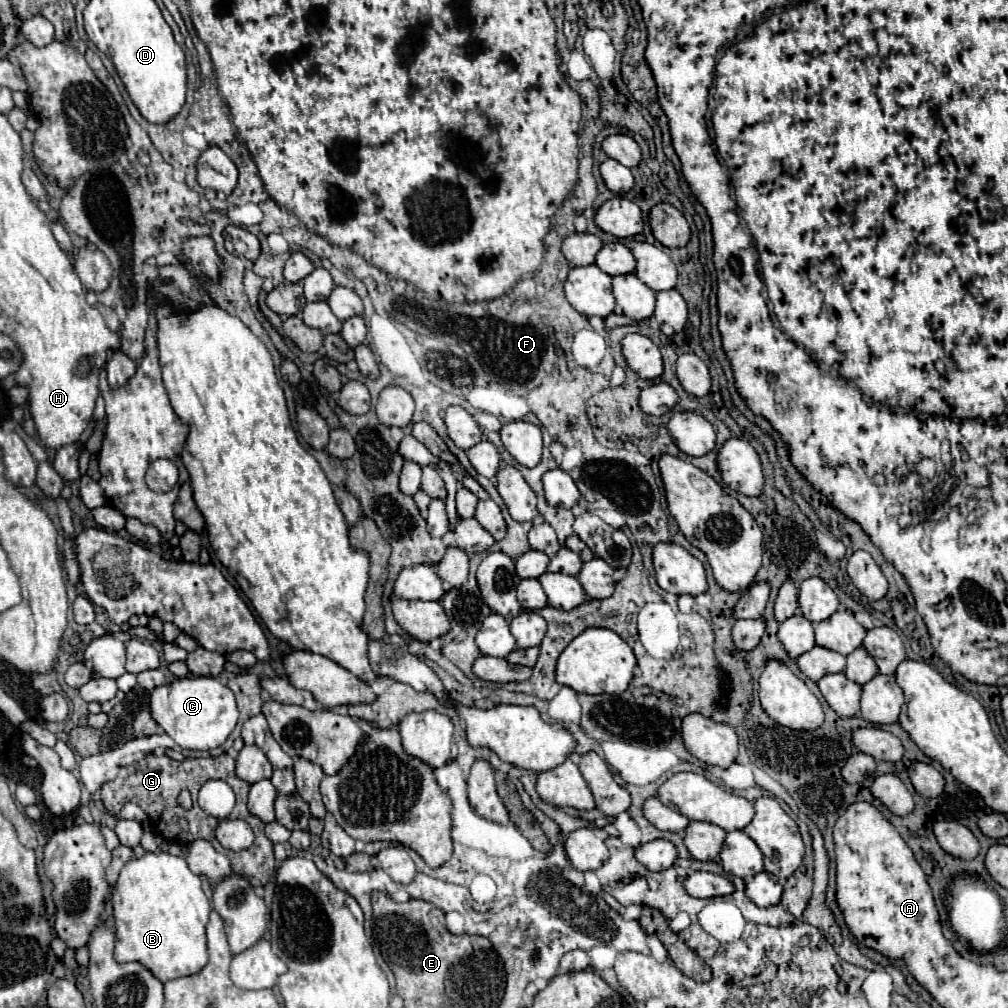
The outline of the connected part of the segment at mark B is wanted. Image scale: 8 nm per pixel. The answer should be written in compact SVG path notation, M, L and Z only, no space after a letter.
M148 852L120 870L112 892L116 962L140 962L160 982L190 976L208 962L206 924L210 902L202 890L200 876L192 874L186 860L168 852Z

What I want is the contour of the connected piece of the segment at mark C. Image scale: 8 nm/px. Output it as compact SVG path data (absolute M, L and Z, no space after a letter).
M186 676L170 684L162 684L150 694L152 718L164 732L180 746L190 750L212 750L226 742L238 722L238 708L234 694L218 678L212 676Z

